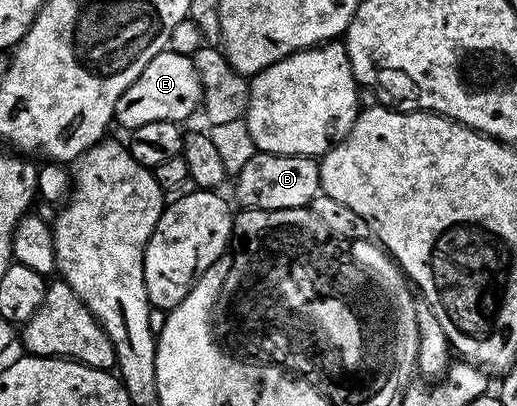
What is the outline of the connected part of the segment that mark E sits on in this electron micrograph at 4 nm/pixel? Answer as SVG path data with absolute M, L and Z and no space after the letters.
M169 49L158 53L158 57L154 57L154 61L146 65L146 69L142 69L138 81L134 81L134 85L130 85L130 89L126 89L122 97L118 97L114 119L117 124L120 122L125 129L138 125L150 125L150 121L170 121L183 124L184 119L190 118L195 111L197 114L203 94L204 90L192 64L191 54L183 55L180 51Z

